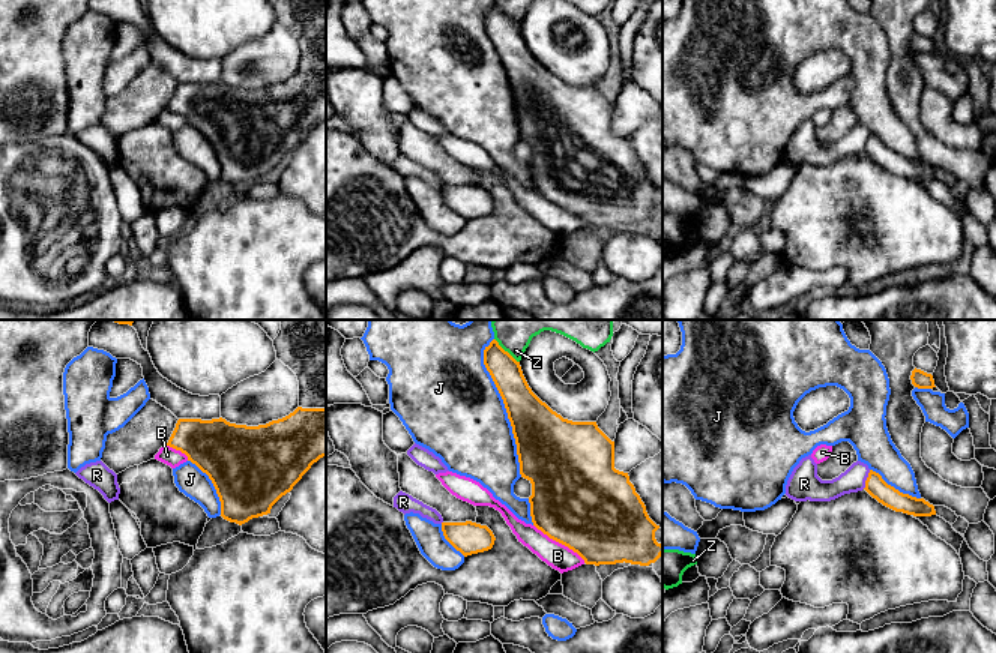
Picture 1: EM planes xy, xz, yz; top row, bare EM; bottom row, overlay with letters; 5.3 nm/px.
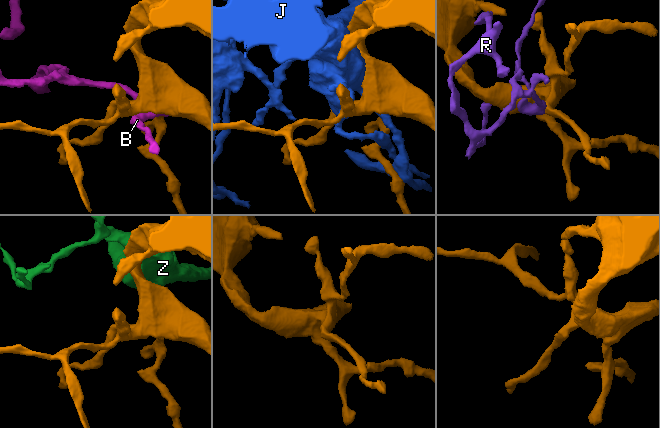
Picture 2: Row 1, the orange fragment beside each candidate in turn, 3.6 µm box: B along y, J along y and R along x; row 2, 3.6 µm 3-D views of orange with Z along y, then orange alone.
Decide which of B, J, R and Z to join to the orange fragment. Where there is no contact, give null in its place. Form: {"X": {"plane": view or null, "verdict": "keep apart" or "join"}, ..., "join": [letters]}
{"B": {"plane": "xz", "verdict": "keep apart"}, "J": {"plane": "xz", "verdict": "keep apart"}, "R": {"plane": "yz", "verdict": "keep apart"}, "Z": {"plane": "xz", "verdict": "keep apart"}, "join": []}

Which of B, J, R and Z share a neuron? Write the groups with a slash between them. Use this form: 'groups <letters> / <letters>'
groups B / J / R / Z

